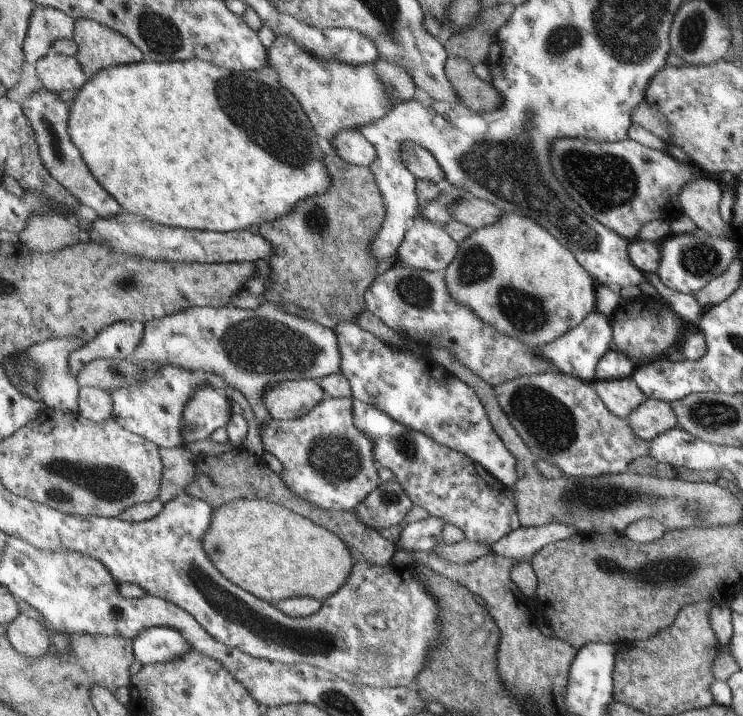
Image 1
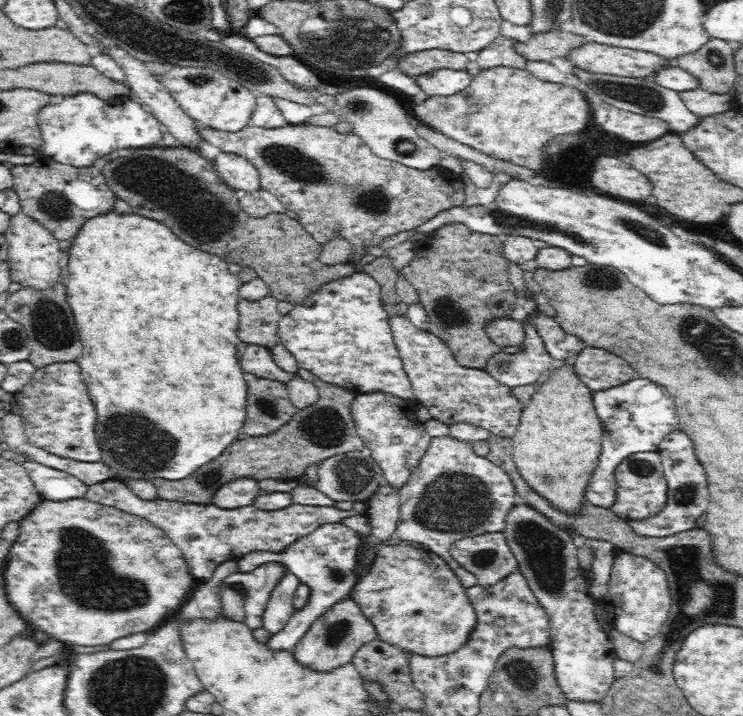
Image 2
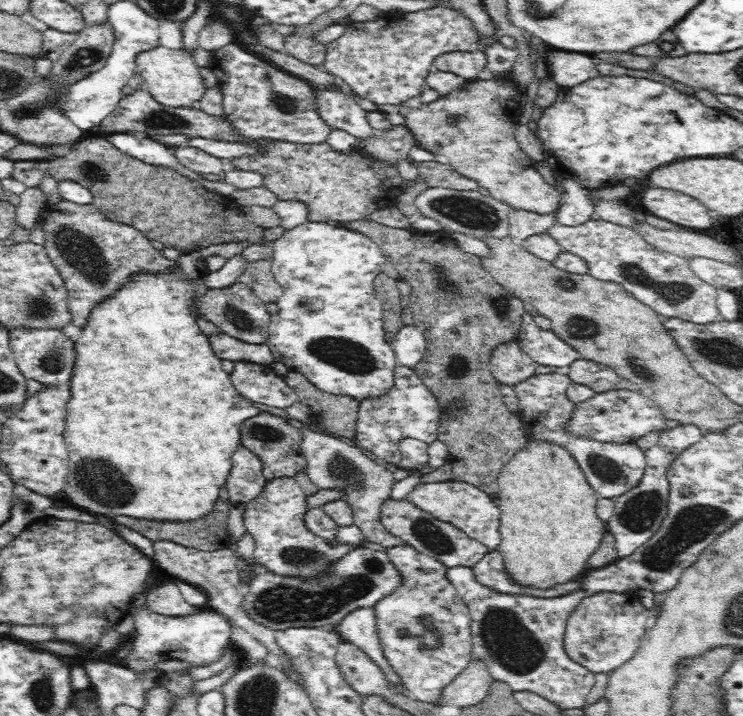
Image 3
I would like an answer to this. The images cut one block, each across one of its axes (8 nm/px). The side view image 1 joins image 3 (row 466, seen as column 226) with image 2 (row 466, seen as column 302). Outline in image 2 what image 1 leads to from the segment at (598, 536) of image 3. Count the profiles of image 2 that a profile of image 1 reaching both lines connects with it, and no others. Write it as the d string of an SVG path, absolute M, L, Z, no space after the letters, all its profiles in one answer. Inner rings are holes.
M571 360L559 363L558 368L547 376L546 381L535 390L532 398L525 404L520 424L514 436L510 438L513 441L511 458L531 490L550 502L550 506L556 511L572 517L580 515L582 506L588 503L585 490L589 486L590 477L597 467L601 453L602 423L595 414L591 392L592 390L583 386L575 376Z

